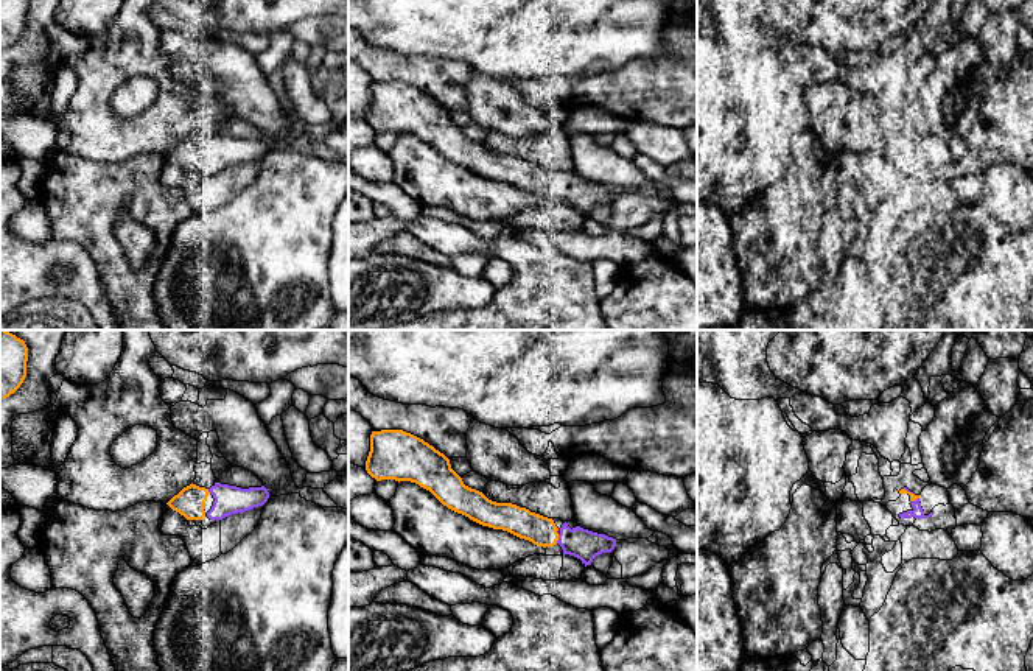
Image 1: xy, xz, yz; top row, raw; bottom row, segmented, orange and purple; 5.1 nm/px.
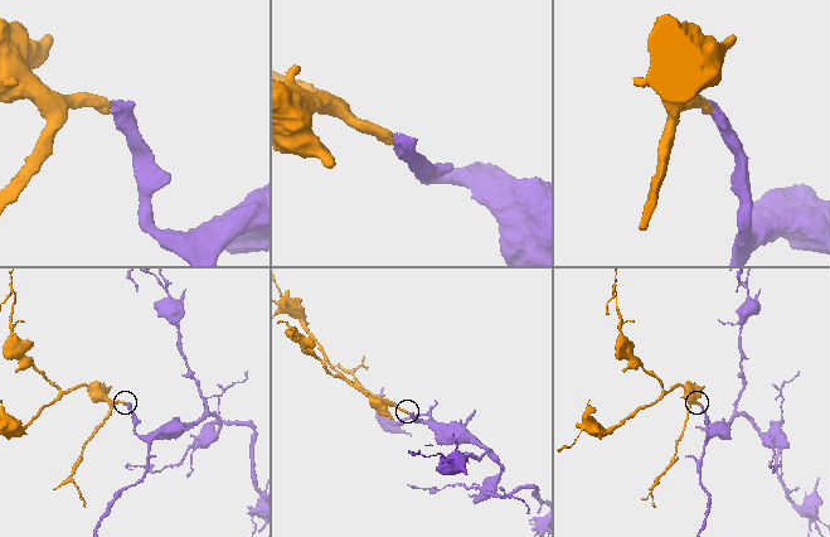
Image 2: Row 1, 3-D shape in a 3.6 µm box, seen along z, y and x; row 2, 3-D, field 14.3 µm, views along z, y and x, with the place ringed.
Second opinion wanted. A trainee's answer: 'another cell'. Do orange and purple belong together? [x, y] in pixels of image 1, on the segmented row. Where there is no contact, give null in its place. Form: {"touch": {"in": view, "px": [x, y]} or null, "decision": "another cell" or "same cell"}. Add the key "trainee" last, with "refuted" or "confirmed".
{"touch": {"in": "xz", "px": [557, 539]}, "decision": "same cell", "trainee": "refuted"}

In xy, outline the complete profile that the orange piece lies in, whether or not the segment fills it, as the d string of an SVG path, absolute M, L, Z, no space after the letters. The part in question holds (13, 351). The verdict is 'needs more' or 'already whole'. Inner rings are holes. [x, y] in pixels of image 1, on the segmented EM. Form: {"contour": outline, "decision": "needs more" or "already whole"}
{"contour": "M0 330L0 402L14 394L26 377L28 347L23 339Z", "decision": "already whole"}

